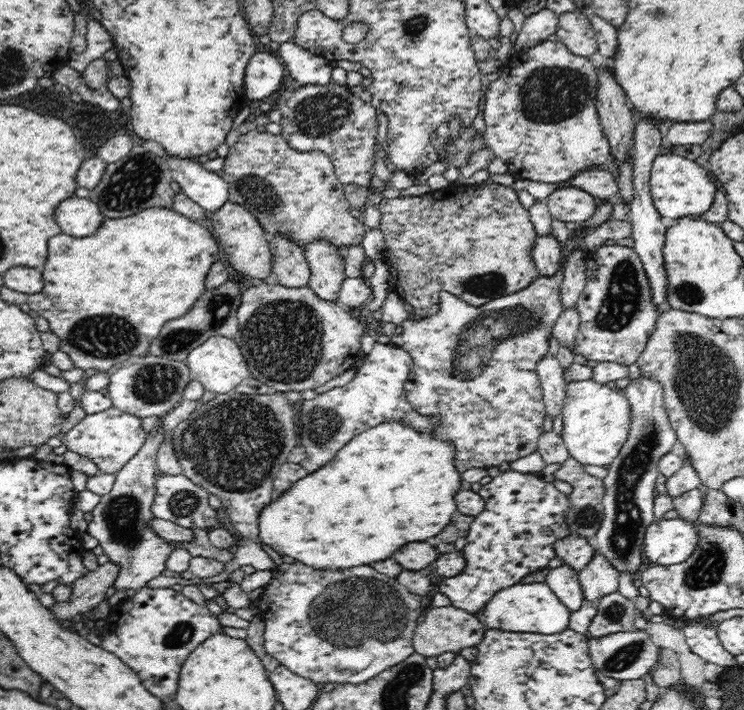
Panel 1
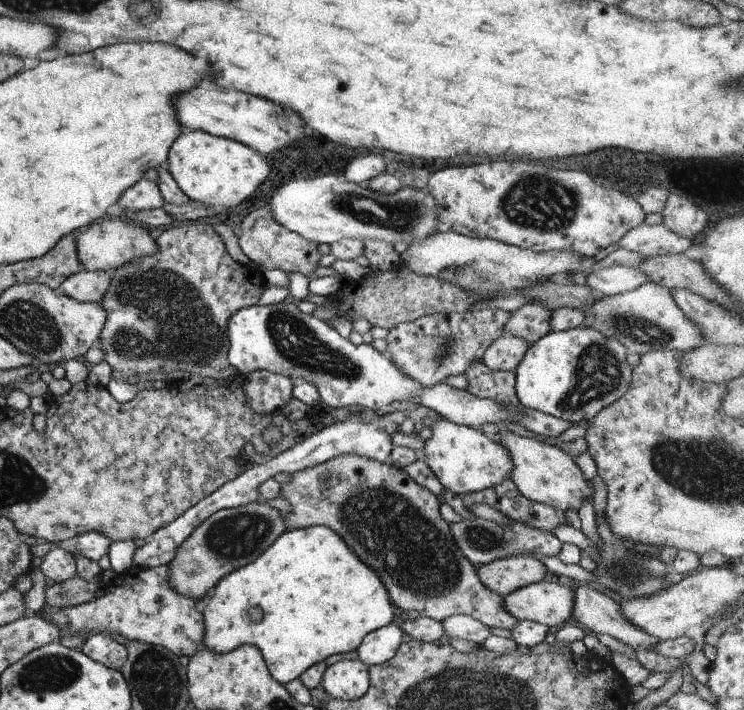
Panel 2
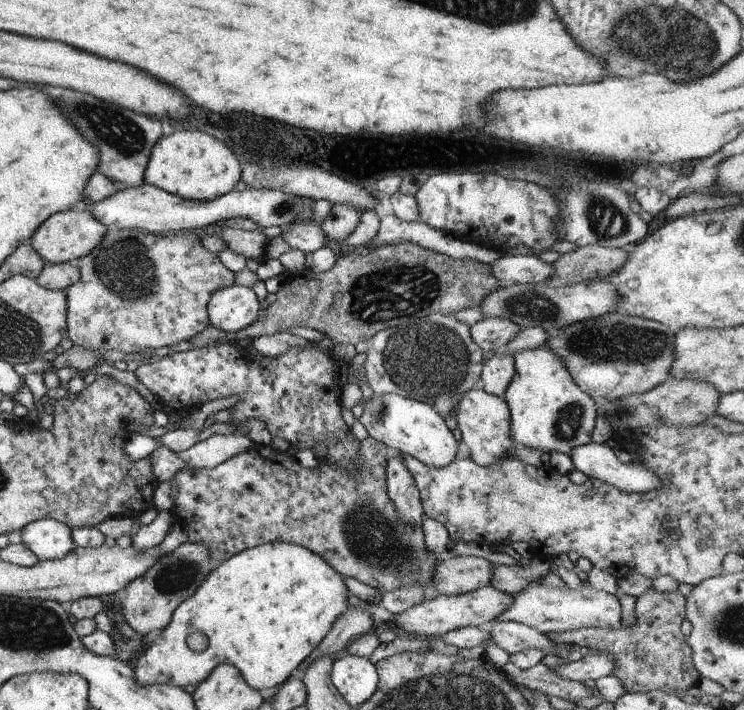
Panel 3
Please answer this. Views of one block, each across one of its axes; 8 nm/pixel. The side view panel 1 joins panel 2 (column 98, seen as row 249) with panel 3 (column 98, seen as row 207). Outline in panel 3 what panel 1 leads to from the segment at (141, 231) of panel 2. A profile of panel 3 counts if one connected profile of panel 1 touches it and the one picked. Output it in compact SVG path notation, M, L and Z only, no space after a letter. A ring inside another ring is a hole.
M77 207L49 216L31 234L28 241L43 262L51 264L68 263L70 260L87 256L101 242L105 232L107 232L107 228L101 222L97 222L97 218L93 218L86 209Z

